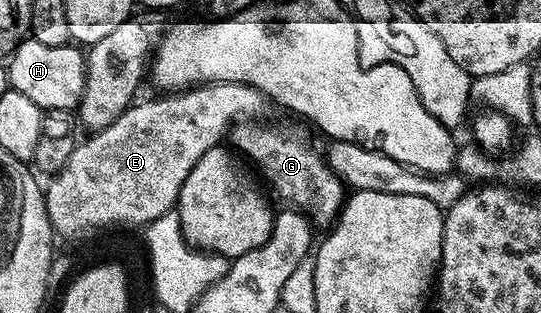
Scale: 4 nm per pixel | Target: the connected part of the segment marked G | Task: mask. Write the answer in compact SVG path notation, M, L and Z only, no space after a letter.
M249 120L232 127L230 142L257 171L264 173L263 181L285 198L289 207L295 208L312 223L313 227L331 227L345 203L346 187L340 177L328 167L321 151L308 143L308 138L296 126L264 126L263 121Z

